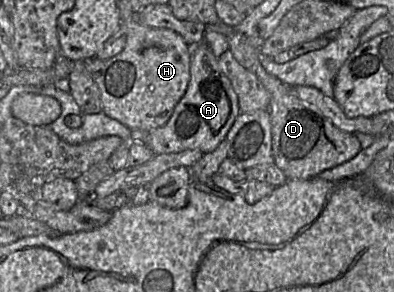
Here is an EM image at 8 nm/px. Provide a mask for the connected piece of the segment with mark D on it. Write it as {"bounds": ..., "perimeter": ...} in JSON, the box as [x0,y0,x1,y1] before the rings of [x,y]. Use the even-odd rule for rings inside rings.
{"bounds":[227,32,362,180],"perimeter":[[[232,32],[227,38],[234,58],[244,68],[255,73],[270,94],[268,112],[274,164],[283,171],[288,180],[307,180],[319,176],[323,171],[351,160],[360,152],[362,146],[354,133],[336,127],[317,107],[303,102],[294,94],[290,85],[285,85],[264,69],[262,54],[248,43],[245,34]]]}

